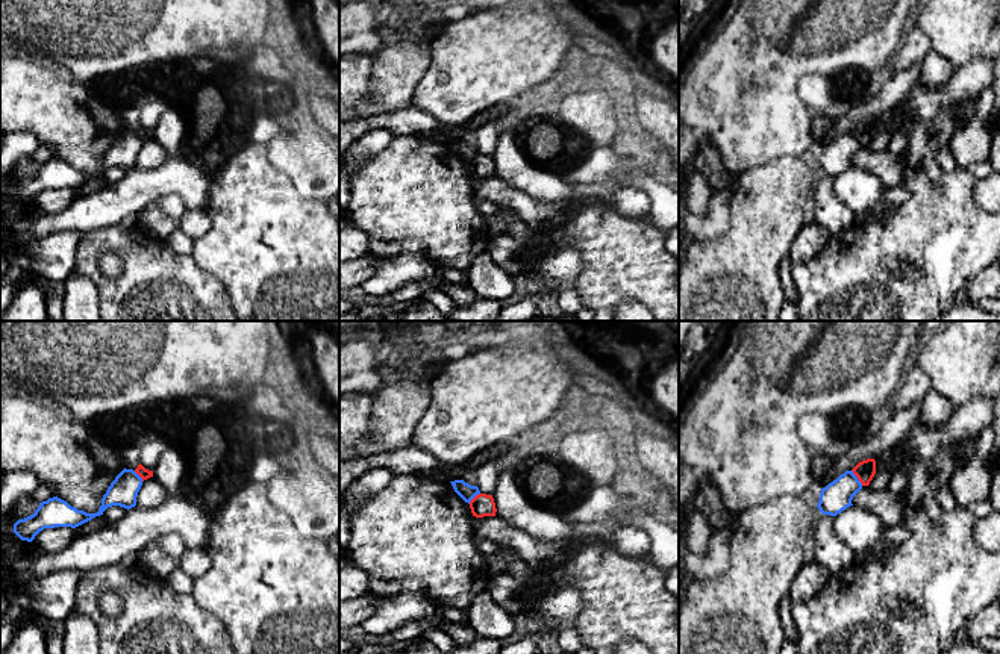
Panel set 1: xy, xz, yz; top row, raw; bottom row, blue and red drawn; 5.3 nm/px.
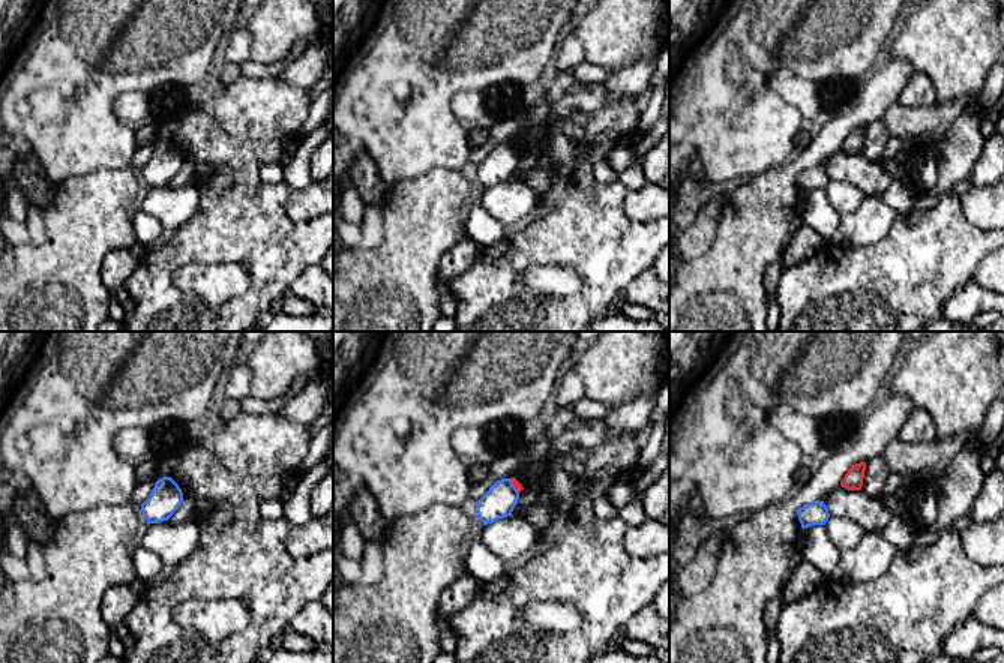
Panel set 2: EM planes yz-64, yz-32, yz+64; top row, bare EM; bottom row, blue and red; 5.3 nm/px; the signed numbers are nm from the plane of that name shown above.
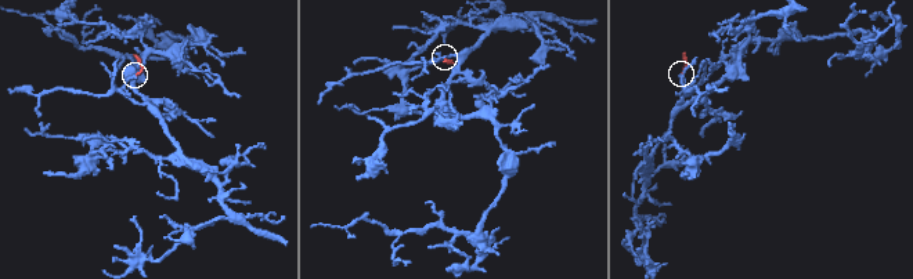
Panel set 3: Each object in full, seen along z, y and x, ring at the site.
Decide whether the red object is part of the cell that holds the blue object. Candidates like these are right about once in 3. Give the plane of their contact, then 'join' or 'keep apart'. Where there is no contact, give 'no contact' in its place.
yz | keep apart

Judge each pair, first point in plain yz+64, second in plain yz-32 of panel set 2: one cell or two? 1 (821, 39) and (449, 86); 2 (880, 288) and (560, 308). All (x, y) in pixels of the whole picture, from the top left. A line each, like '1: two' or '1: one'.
1: one
2: one

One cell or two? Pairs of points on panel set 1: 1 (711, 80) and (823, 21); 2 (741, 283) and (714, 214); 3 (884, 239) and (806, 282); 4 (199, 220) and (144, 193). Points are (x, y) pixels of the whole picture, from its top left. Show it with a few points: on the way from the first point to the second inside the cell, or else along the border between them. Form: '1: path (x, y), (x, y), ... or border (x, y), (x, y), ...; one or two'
1: path (740, 80), (756, 68), (788, 58), (796, 50); one
2: border (731, 199), (729, 226), (714, 238), (694, 239); two
3: path (864, 249), (831, 282), (826, 282); one
4: border (187, 208), (203, 211); two

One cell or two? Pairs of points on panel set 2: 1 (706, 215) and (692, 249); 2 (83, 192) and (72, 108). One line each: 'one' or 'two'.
1: one
2: two

